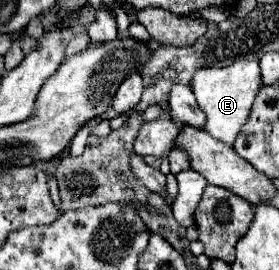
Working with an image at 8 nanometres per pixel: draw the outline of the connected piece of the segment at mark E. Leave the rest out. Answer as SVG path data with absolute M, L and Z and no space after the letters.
M243 60L243 62L233 62L227 68L199 68L193 74L193 80L189 86L197 98L199 108L207 116L203 130L209 132L215 140L231 146L233 140L237 138L237 132L241 130L241 126L249 116L249 108L253 104L257 88L261 86L259 64Z

